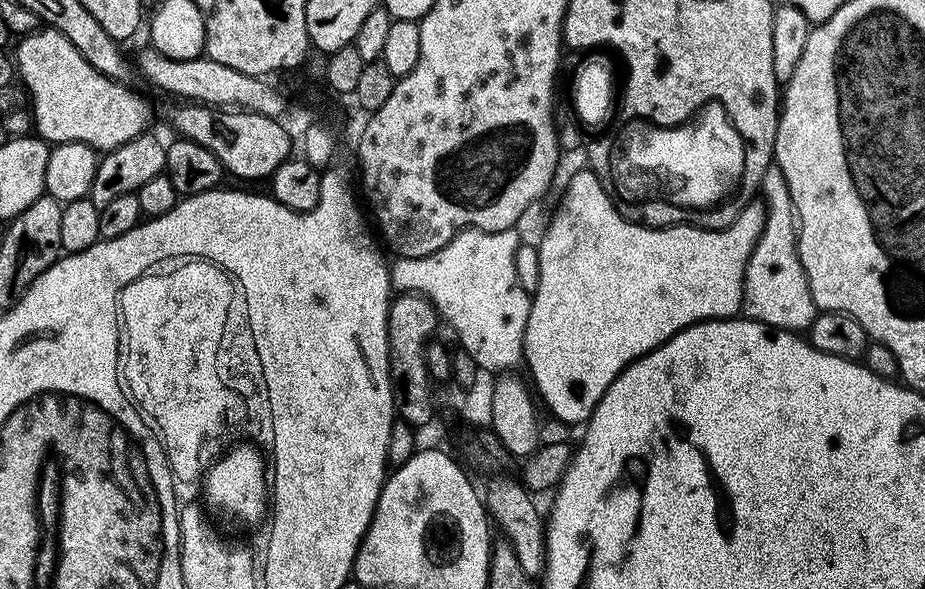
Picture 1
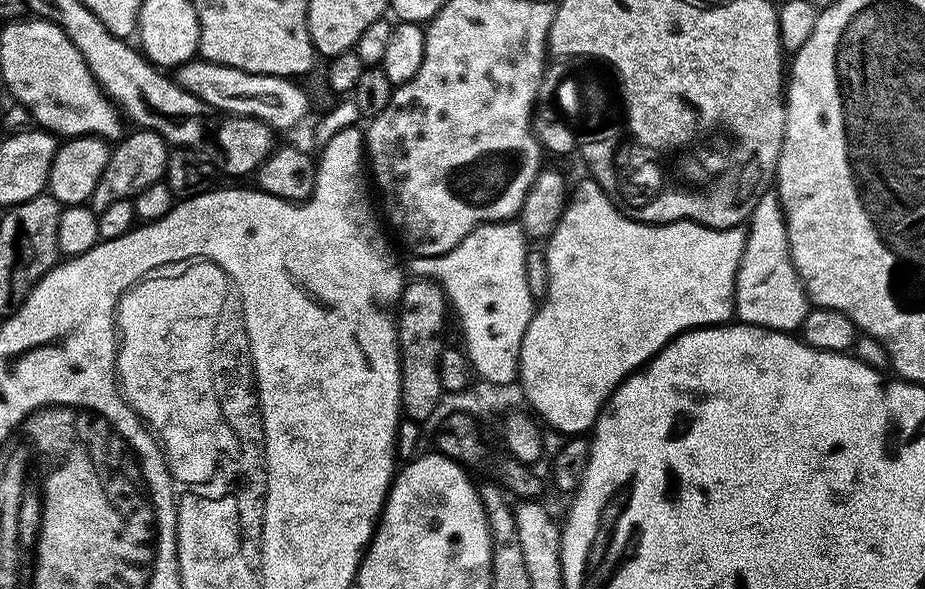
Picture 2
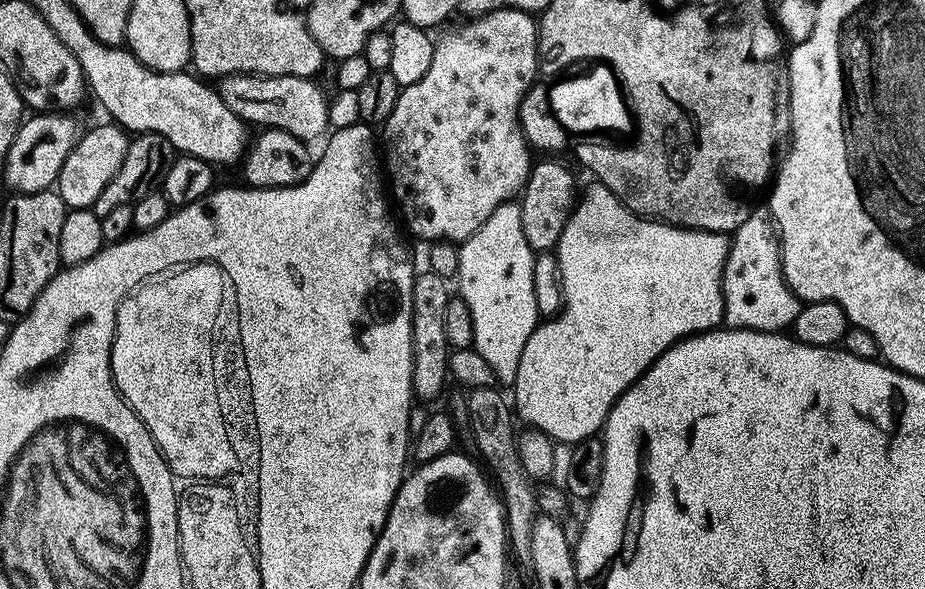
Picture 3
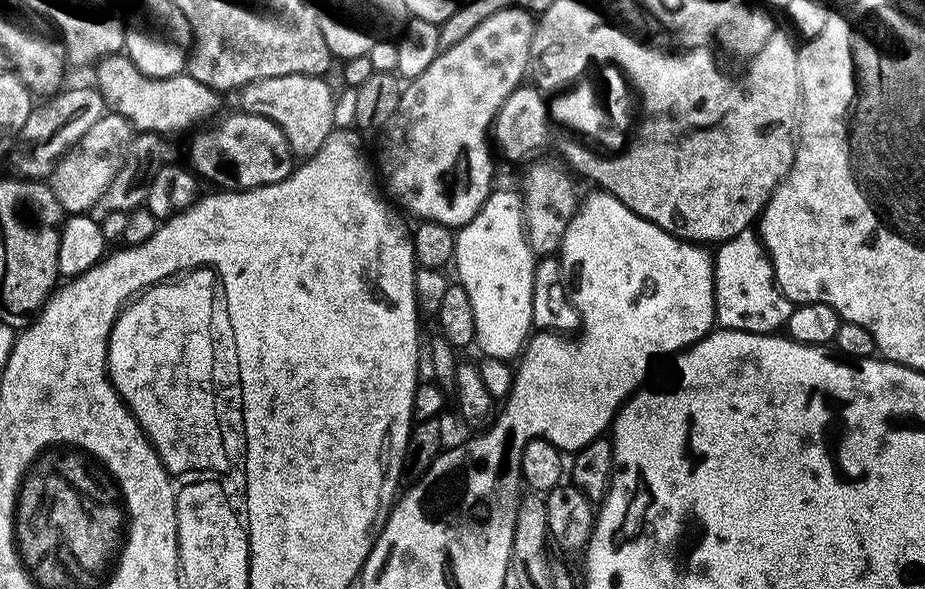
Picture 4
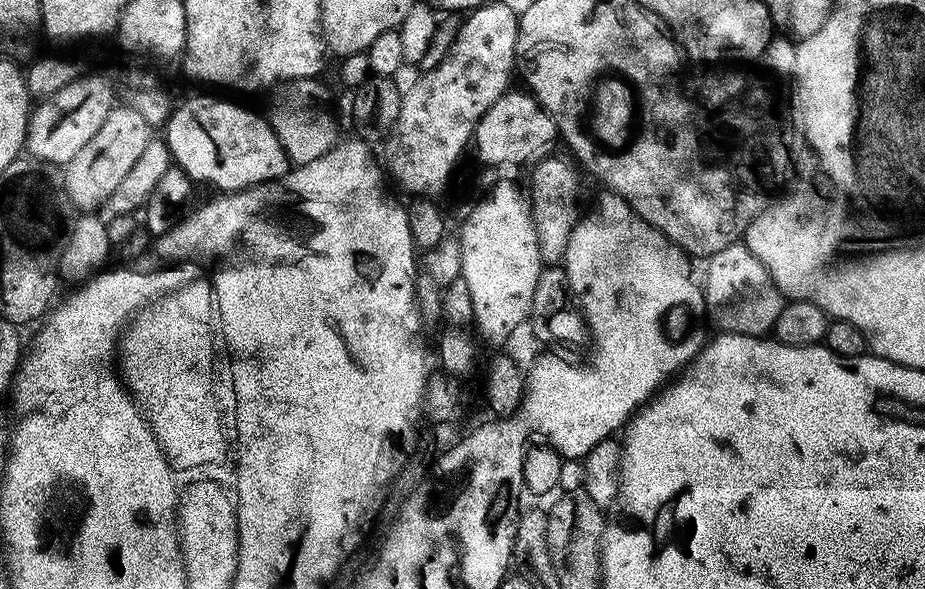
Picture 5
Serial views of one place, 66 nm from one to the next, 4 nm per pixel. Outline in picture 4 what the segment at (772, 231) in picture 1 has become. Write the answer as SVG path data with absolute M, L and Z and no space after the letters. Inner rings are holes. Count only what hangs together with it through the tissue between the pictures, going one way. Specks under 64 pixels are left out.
M746 223L738 230L731 232L723 241L724 248L722 244L719 249L714 275L716 286L714 320L722 328L737 328L751 332L775 332L785 327L794 304L780 288L776 280L776 268L771 253L767 245L764 246L760 242L759 234L752 227L751 223Z

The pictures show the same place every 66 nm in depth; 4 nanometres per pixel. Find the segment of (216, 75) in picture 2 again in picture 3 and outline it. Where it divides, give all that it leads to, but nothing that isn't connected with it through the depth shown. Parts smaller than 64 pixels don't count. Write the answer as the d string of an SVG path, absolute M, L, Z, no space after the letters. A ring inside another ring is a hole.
M241 74L226 76L219 81L218 91L222 102L234 110L249 125L277 128L294 134L298 139L312 142L315 136L323 137L329 131L328 100L320 93L315 79L307 76L254 76Z

